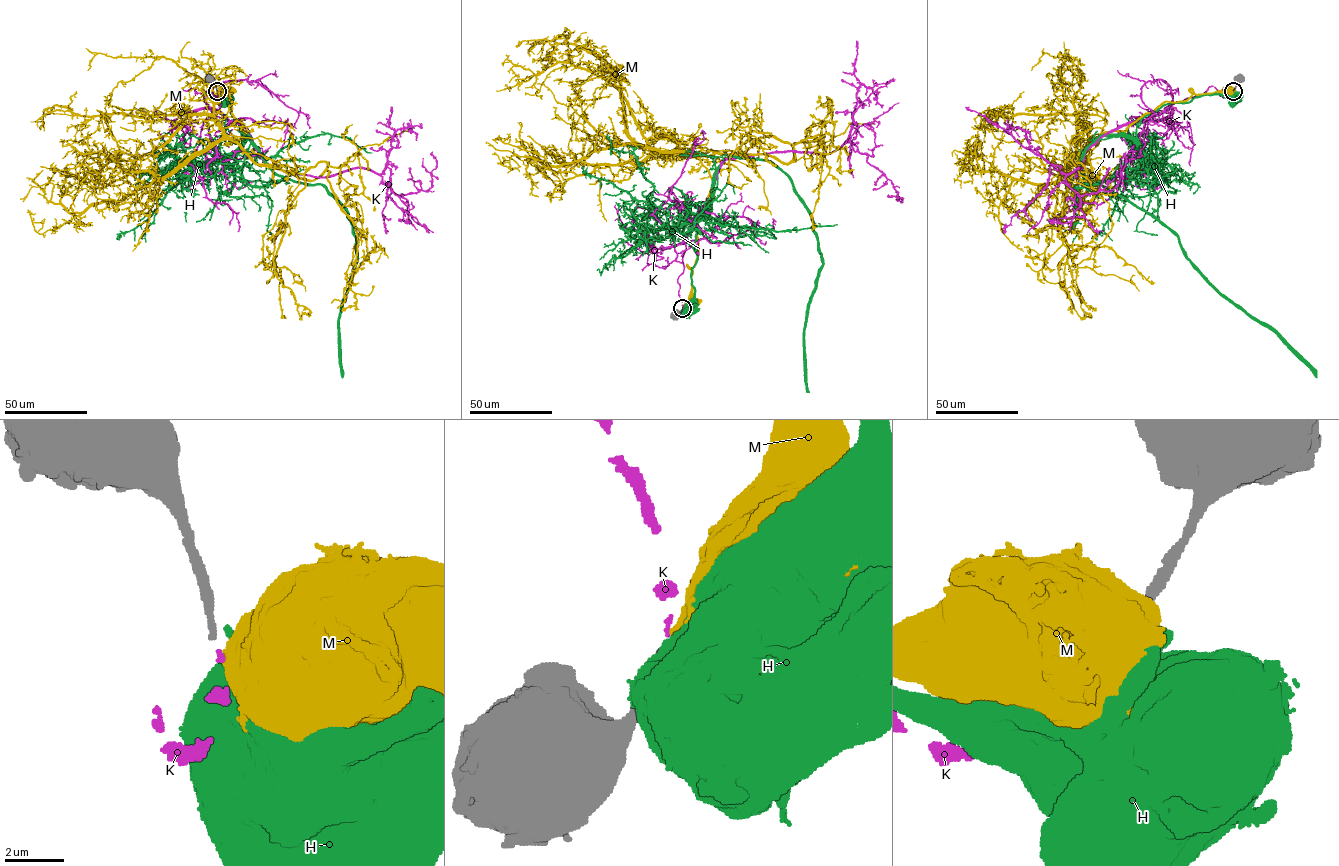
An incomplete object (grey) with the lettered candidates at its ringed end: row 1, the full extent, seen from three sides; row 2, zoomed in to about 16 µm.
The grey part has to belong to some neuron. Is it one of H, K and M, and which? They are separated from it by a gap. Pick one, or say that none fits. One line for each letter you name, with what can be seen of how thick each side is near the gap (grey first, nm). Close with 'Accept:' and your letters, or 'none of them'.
K: 240/130 nm
Accept: K

